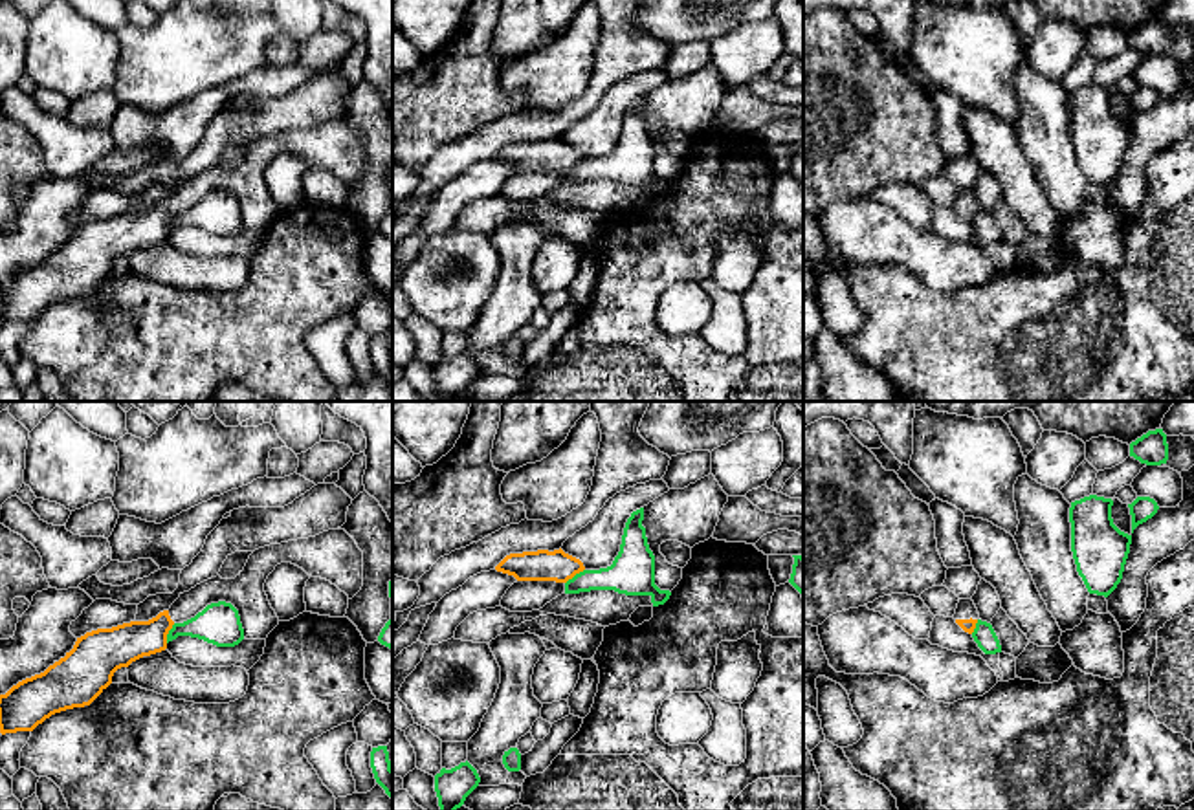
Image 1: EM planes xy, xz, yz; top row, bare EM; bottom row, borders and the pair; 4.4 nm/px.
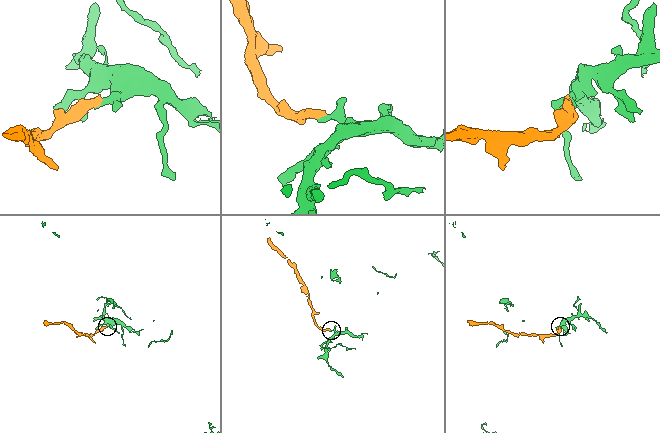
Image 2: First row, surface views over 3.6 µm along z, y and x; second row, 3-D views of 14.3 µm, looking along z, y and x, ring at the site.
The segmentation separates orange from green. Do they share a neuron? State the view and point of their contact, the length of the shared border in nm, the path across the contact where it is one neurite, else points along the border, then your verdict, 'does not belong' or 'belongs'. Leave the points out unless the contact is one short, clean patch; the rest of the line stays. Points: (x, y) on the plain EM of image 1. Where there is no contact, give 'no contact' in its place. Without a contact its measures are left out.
xy (167, 222) | 100 nm | along xy (175, 213), (165, 231) | does not belong

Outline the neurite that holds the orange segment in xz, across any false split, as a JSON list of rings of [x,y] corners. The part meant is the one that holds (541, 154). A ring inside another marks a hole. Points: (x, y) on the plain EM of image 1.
[[[561,137],[548,141],[523,141],[506,145],[497,156],[497,161],[514,165],[517,170],[556,170],[567,172],[585,156],[580,148],[565,143]]]

